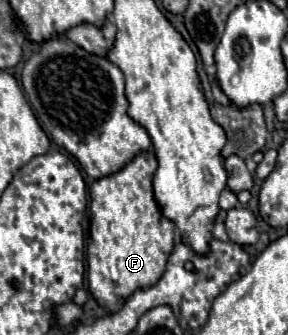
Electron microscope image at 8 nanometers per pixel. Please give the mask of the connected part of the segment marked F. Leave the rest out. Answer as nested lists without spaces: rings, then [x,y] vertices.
[[[152,151],[136,155],[126,167],[118,173],[102,177],[90,185],[90,247],[94,255],[88,257],[88,289],[98,301],[108,301],[110,297],[126,301],[134,291],[152,287],[164,273],[168,257],[174,249],[174,233],[176,227],[168,221],[154,199],[152,191],[152,177],[158,167],[156,155]]]

